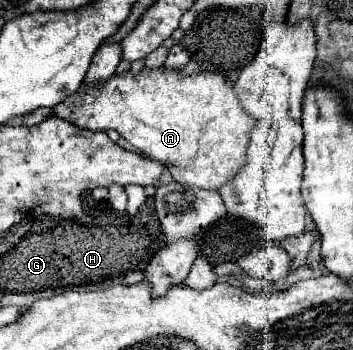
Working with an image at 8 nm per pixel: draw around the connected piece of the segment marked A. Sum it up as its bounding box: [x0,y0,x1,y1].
[52,65,256,189]

